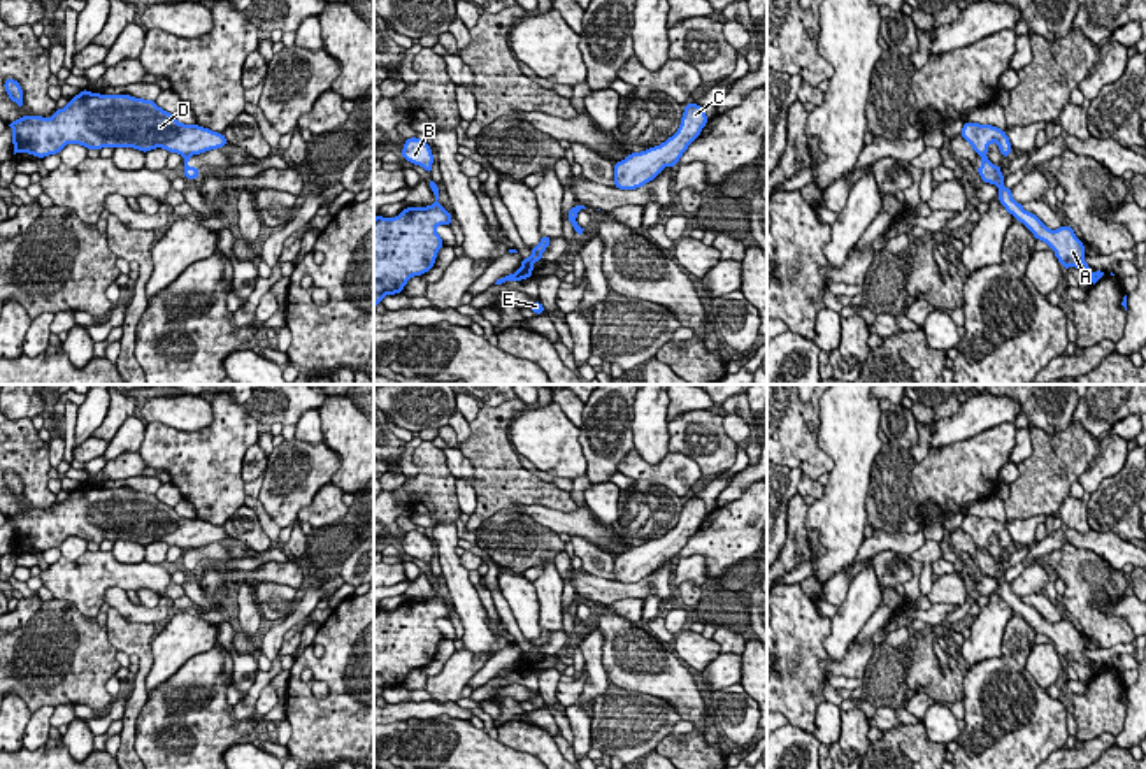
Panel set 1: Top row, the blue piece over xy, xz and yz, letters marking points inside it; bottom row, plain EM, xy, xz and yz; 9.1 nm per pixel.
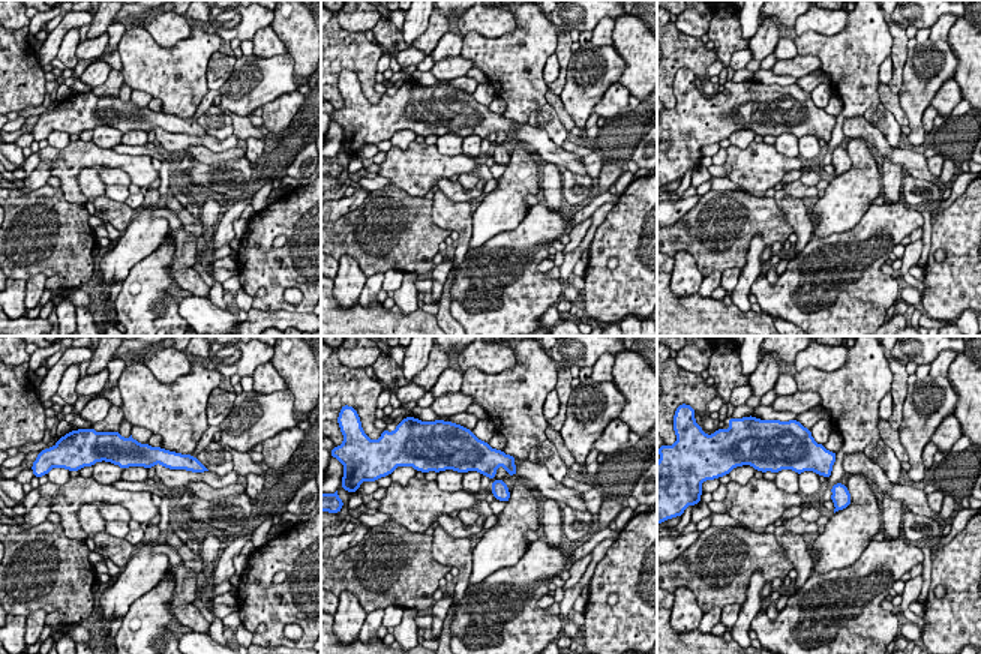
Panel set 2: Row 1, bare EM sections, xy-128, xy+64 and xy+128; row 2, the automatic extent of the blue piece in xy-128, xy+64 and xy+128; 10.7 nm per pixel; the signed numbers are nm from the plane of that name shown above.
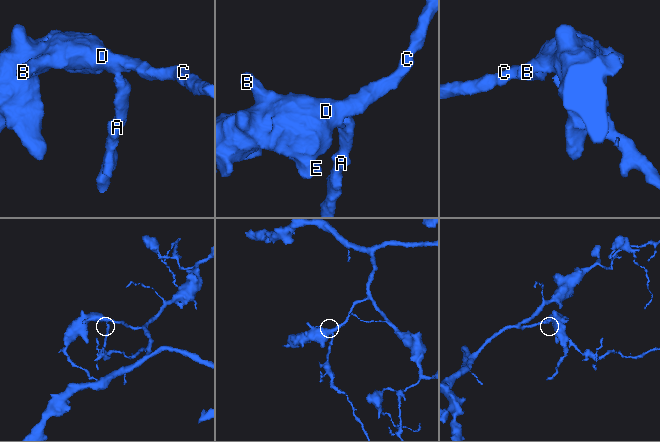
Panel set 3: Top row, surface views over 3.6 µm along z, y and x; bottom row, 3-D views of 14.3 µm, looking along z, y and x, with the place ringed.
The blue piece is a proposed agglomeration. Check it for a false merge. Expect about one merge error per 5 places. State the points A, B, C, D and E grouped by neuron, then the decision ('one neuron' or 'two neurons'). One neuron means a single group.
groups A / B C D E; two neurons

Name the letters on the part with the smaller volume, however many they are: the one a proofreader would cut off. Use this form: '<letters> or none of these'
A

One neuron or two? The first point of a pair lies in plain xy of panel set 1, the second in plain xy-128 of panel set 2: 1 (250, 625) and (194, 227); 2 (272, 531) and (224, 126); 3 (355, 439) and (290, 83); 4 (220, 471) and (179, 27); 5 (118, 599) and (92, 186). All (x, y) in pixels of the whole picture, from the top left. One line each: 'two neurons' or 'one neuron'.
1: one neuron
2: two neurons
3: two neurons
4: two neurons
5: one neuron

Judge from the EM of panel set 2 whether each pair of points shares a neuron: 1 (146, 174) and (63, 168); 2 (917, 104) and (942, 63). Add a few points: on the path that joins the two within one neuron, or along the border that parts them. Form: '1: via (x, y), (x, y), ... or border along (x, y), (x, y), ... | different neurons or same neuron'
1: via (125, 162), (84, 159) | same neuron
2: via (917, 93), (932, 74) | same neuron

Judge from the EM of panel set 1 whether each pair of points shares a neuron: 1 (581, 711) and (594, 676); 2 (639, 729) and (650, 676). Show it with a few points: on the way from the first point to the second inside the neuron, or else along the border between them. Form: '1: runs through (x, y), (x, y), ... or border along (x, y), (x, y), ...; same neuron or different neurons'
1: runs through (585, 703), (594, 685); same neuron
2: border along (609, 683), (662, 697), (681, 717); different neurons

